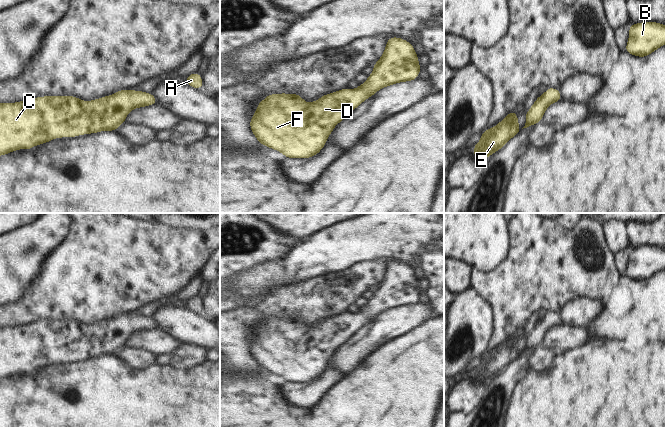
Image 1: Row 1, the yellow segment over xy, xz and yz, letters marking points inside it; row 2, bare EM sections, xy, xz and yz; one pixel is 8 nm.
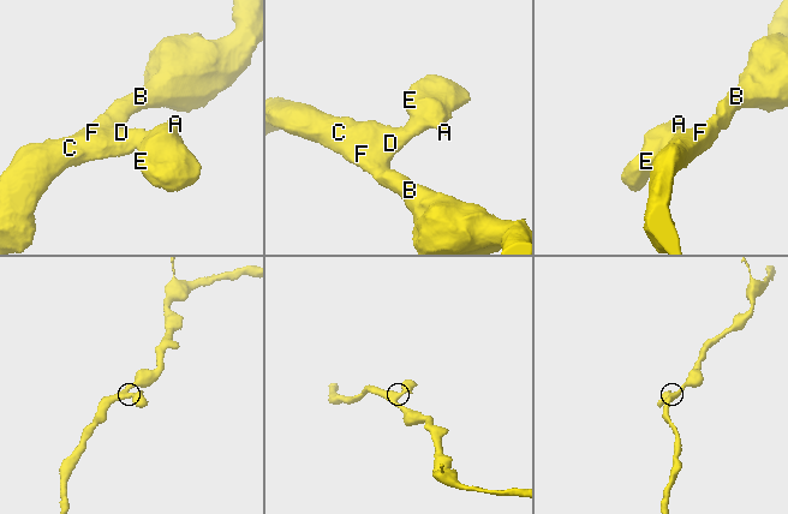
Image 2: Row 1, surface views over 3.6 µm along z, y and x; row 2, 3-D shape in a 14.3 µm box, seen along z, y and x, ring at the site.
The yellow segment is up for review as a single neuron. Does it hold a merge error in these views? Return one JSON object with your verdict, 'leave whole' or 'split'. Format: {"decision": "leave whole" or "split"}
{"decision": "leave whole"}

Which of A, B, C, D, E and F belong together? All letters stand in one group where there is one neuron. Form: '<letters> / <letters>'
A B C D E F

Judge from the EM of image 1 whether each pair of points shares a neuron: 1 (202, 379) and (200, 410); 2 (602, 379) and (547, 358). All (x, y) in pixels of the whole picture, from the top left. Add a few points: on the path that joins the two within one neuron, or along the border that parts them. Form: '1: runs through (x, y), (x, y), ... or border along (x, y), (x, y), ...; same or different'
1: runs through (202, 387), (202, 399), (200, 402); same
2: border along (558, 352), (547, 368), (543, 370), (531, 369); different

